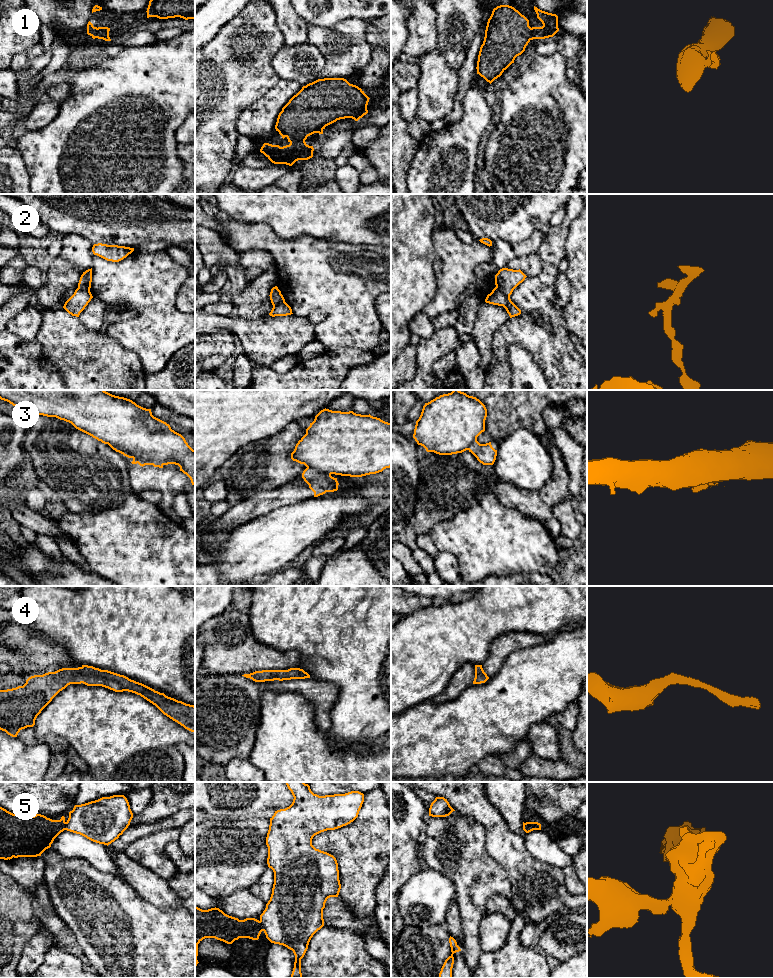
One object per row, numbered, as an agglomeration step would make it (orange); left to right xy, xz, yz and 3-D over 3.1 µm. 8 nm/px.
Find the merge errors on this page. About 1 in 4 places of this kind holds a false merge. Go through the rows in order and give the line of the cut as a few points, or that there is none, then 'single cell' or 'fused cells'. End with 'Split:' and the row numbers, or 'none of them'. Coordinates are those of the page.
1: no cut | single cell
2: yz (496, 286), (509, 297) | fused cells
3: xy (133, 458), (162, 465) | fused cells
4: no cut | single cell
5: xz (259, 921), (263, 930) | fused cells
Split: 2, 3, 5

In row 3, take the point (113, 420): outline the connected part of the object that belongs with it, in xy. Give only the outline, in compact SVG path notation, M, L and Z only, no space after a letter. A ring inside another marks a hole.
M0 390L0 399L31 414L56 417L104 444L118 446L128 458L150 464L175 464L195 485L195 450L166 422L154 417L151 409L105 390Z

